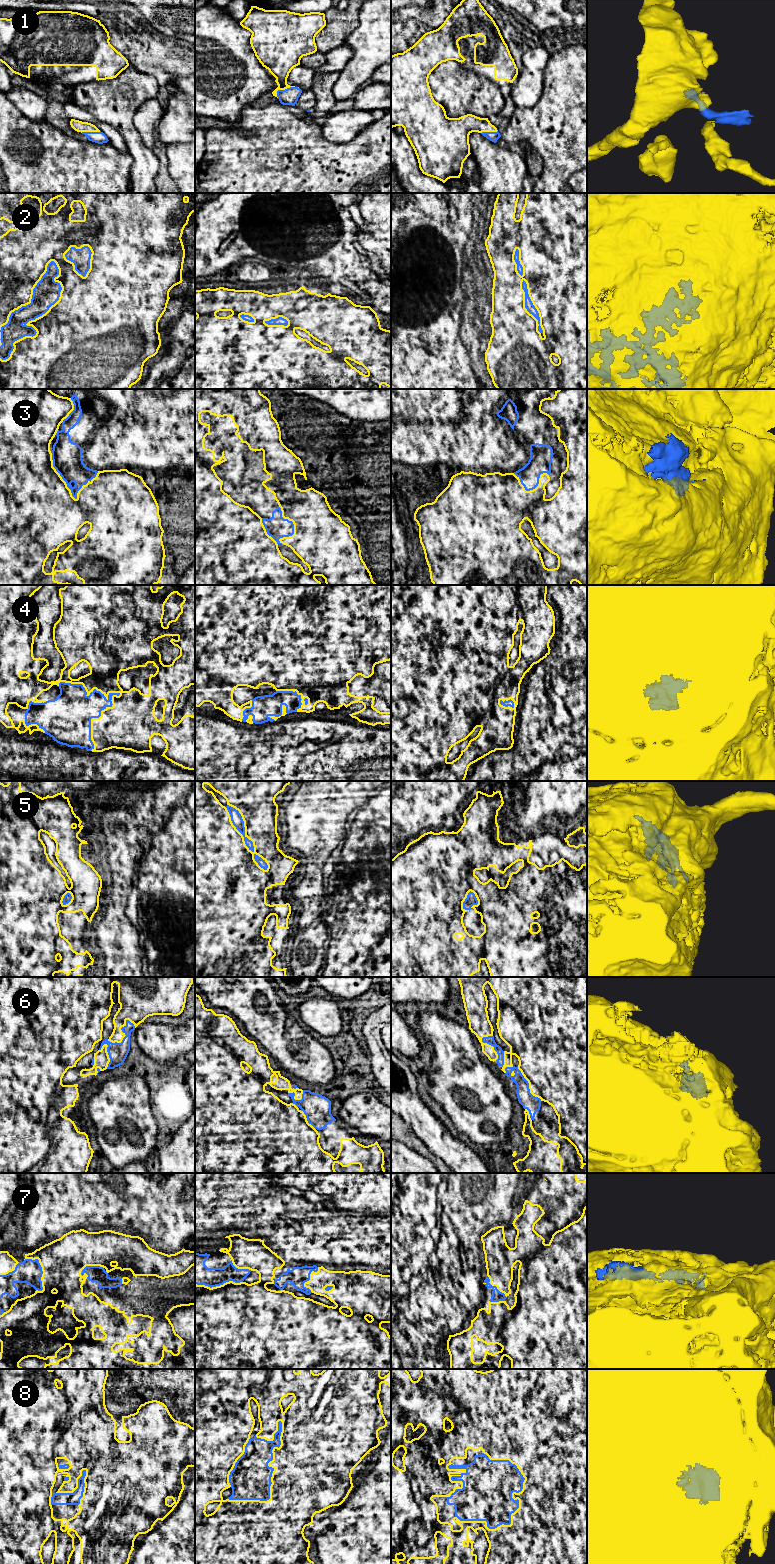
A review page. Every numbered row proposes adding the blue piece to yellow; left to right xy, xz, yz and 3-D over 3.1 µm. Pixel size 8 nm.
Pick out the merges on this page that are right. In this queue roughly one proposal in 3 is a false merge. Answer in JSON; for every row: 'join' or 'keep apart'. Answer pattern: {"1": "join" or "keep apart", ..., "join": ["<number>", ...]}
{"1": "join", "2": "join", "3": "join", "4": "join", "5": "join", "6": "join", "7": "join", "8": "join", "join": ["1", "2", "3", "4", "5", "6", "7", "8"]}

